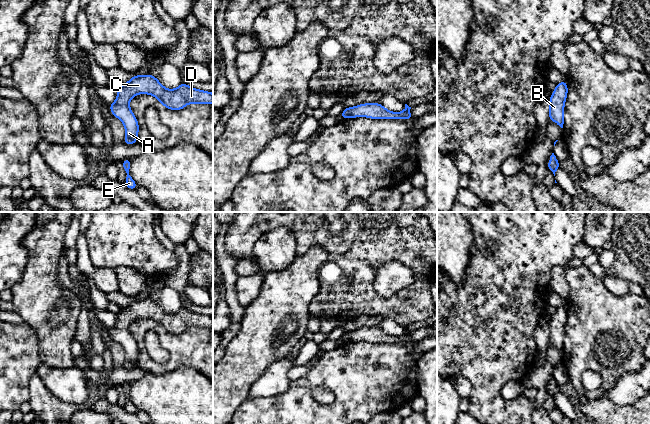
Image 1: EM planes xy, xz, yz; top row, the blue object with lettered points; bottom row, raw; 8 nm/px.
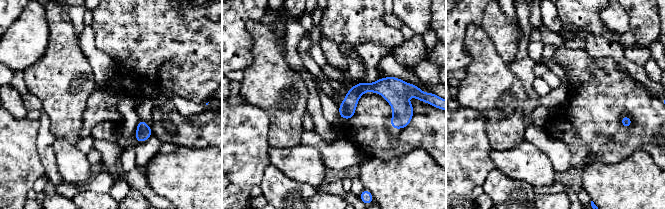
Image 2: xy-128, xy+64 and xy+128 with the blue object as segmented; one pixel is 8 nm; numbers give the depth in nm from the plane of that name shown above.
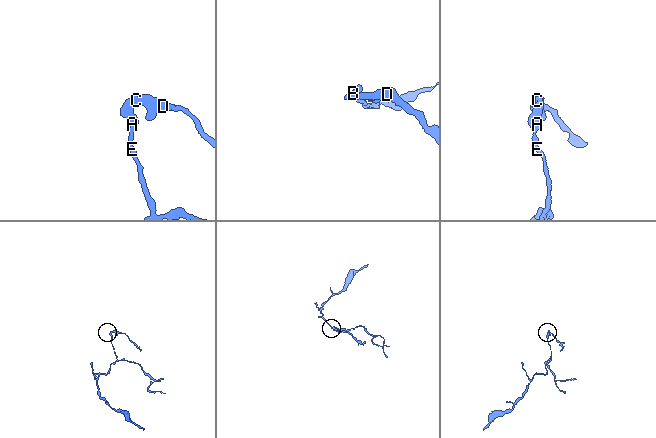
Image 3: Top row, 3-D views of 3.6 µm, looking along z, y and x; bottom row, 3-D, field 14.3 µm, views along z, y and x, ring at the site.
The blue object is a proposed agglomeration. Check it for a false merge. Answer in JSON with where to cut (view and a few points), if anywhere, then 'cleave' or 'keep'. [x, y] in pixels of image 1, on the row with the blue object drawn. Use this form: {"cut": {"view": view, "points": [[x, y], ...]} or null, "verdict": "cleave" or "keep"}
{"cut": null, "verdict": "keep"}

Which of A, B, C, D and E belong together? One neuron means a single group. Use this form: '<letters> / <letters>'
A B C D E

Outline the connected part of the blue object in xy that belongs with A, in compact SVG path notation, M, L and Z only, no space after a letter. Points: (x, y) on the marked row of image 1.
M134 75L127 83L117 89L114 103L109 104L113 116L122 121L125 127L124 143L131 146L137 143L139 123L131 111L130 100L138 94L148 94L156 97L162 106L179 111L188 104L213 104L213 93L199 90L182 82L176 89L166 89L159 80L151 75Z

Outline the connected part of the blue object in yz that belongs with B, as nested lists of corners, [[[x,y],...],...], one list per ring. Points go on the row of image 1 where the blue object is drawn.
[[[567,80],[556,84],[549,100],[549,117],[548,120],[554,121],[557,125],[563,128],[564,124],[564,105],[567,99],[568,86]]]

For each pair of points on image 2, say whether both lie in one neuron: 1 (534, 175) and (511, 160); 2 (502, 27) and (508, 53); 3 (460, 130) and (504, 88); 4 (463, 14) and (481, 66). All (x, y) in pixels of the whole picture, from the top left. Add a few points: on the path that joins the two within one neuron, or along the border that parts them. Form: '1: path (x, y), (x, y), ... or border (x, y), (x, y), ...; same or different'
1: path (528, 169), (522, 163), (517, 163); same
2: path (504, 33), (507, 47); same
3: border (460, 106), (476, 109), (486, 120), (487, 133); different
4: border (478, 24), (470, 24), (468, 26), (465, 50); different

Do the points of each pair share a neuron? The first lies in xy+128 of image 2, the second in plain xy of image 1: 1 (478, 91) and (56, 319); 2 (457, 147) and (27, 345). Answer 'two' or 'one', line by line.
1: one
2: one

